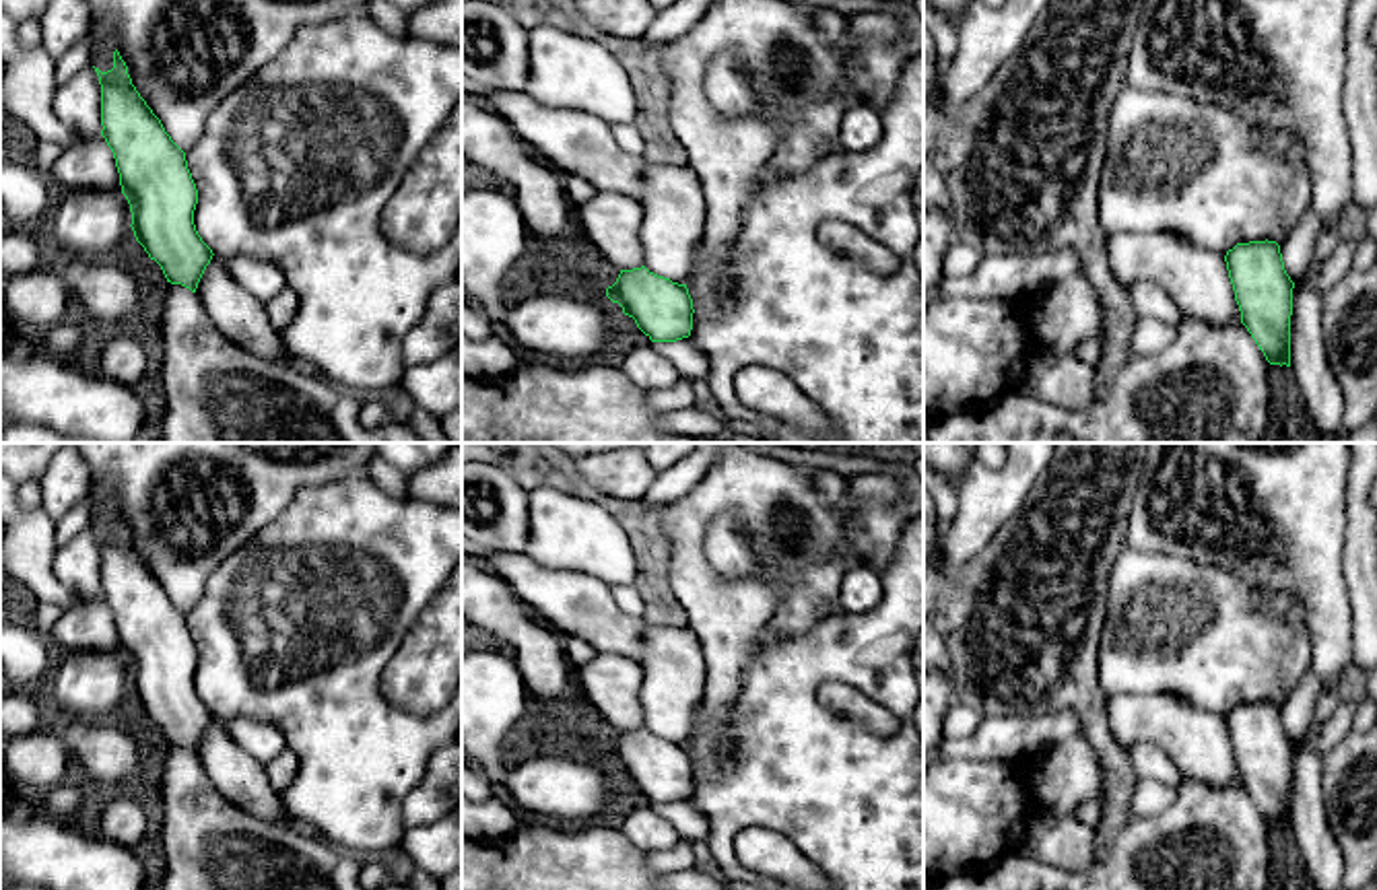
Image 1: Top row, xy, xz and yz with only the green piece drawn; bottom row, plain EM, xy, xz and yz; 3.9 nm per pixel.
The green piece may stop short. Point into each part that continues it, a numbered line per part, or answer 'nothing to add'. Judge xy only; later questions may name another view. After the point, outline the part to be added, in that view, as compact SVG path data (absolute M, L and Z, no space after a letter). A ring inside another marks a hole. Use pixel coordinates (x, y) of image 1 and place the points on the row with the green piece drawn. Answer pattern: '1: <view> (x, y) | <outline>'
1: xy (242, 318) | M212 255L196 295L214 326L237 346L270 361L289 358L264 303L229 274L227 260Z

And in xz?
1: xz (673, 204) | M645 163L639 204L643 266L686 284L705 237L705 194L699 175L688 165Z

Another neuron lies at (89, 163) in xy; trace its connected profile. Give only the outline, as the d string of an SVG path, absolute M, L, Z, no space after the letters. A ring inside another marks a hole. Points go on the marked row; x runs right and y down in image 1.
M101 134L62 148L47 177L58 192L122 192L113 152Z

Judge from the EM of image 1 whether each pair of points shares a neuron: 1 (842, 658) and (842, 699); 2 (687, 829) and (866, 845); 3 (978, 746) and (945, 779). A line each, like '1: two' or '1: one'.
1: two
2: two
3: two

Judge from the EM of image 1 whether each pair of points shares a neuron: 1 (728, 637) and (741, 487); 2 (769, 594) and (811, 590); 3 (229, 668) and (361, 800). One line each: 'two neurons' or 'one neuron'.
1: one neuron
2: two neurons
3: one neuron

